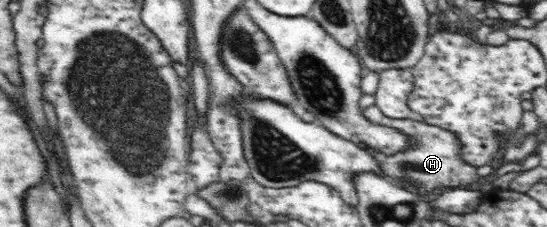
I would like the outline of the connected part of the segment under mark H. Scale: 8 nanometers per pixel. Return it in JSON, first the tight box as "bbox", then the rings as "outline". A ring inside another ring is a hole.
{"bbox":[364,105,476,197],"outline":[[[375,105],[364,110],[364,118],[372,121],[372,124],[399,129],[410,137],[410,147],[407,150],[395,152],[394,155],[386,155],[382,151],[371,152],[379,164],[379,170],[391,180],[400,181],[402,188],[423,197],[442,188],[471,188],[470,184],[476,182],[476,168],[470,164],[463,164],[462,144],[459,144],[458,136],[455,136],[454,132],[426,124],[417,117],[388,118]]]}

